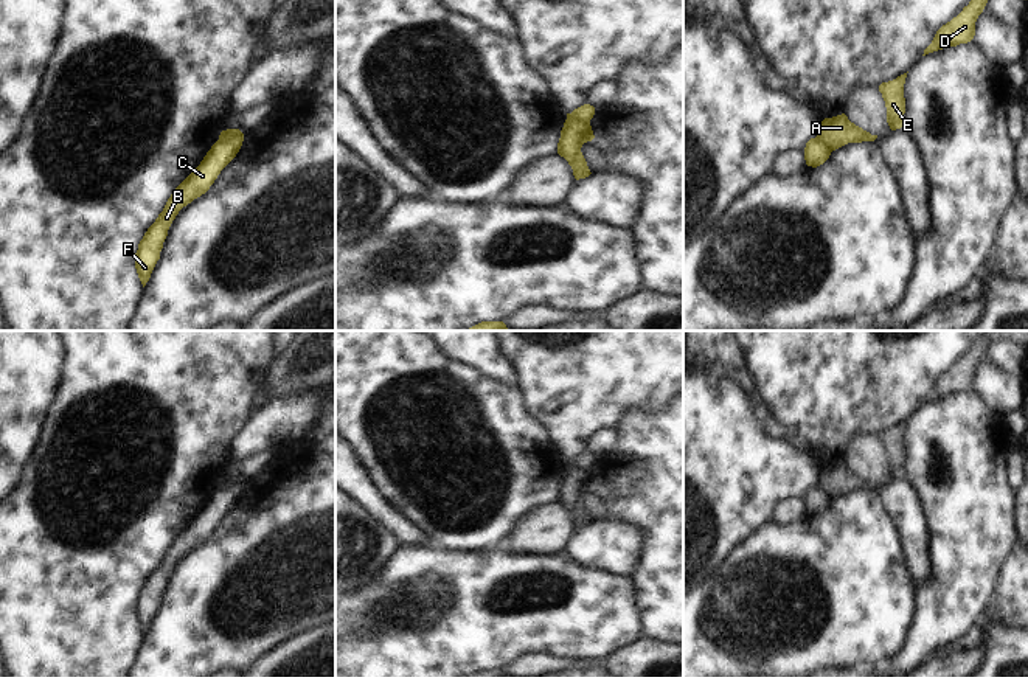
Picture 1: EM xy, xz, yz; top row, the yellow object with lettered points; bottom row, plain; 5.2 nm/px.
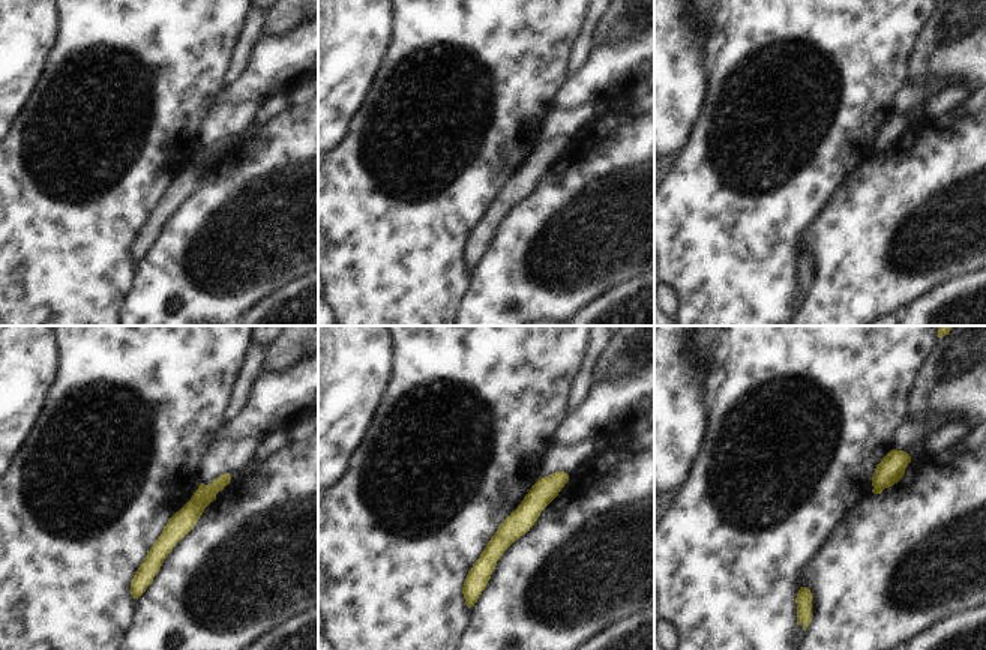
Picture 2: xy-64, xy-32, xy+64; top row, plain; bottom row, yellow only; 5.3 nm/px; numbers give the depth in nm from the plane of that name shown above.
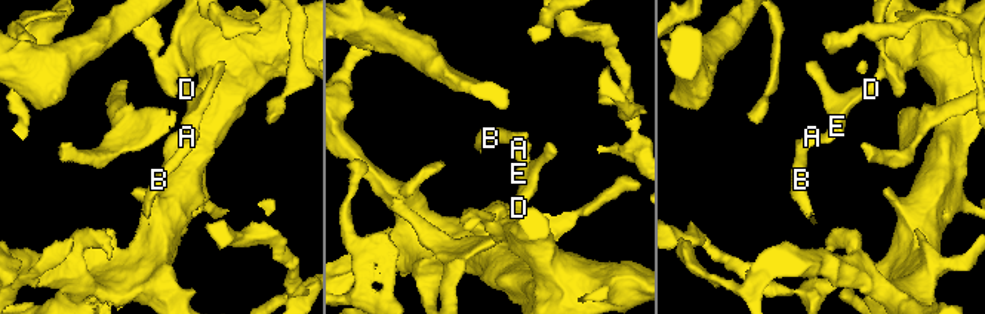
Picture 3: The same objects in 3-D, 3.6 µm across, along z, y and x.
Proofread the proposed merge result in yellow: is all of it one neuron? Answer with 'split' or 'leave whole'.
split

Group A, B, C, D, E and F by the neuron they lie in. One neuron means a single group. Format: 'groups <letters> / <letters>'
groups A D E / B C F

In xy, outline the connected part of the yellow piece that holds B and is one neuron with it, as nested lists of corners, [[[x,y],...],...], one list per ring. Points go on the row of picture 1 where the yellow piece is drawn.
[[[244,134],[217,140],[200,165],[174,189],[163,211],[144,233],[135,253],[135,269],[143,287],[160,259],[168,230],[179,211],[210,189],[221,171],[236,157],[242,141]]]

